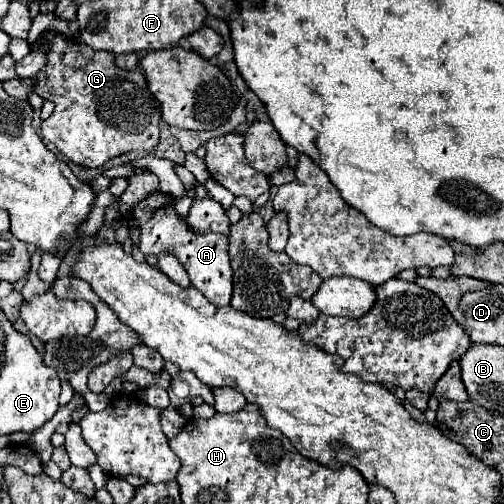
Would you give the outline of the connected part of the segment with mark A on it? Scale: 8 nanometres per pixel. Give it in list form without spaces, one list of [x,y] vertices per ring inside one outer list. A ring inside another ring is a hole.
[[[161,192],[149,194],[143,202],[133,206],[133,212],[129,212],[129,216],[133,216],[135,226],[141,228],[139,248],[143,254],[159,256],[163,250],[173,252],[179,258],[179,262],[185,266],[191,286],[195,286],[199,292],[203,292],[203,296],[211,304],[229,306],[231,290],[233,290],[233,270],[231,270],[229,254],[227,254],[227,246],[229,246],[227,236],[211,234],[211,232],[195,234],[193,230],[189,230],[185,220],[177,218],[175,200]]]

